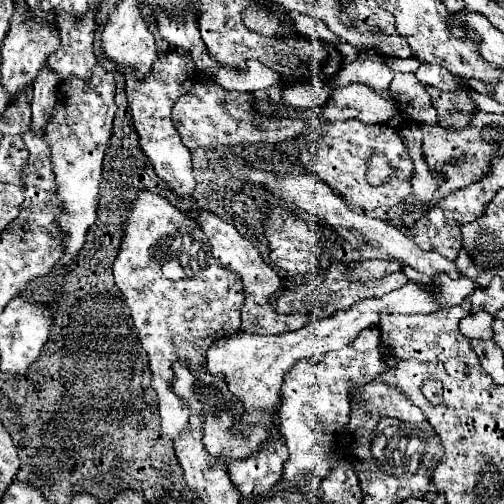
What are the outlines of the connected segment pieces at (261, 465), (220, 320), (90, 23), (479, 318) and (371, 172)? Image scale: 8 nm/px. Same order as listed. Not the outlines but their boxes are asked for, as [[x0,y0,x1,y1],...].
[[228,429,288,499],[114,193,244,435],[48,9,96,79],[459,311,496,339],[368,153,392,185]]

